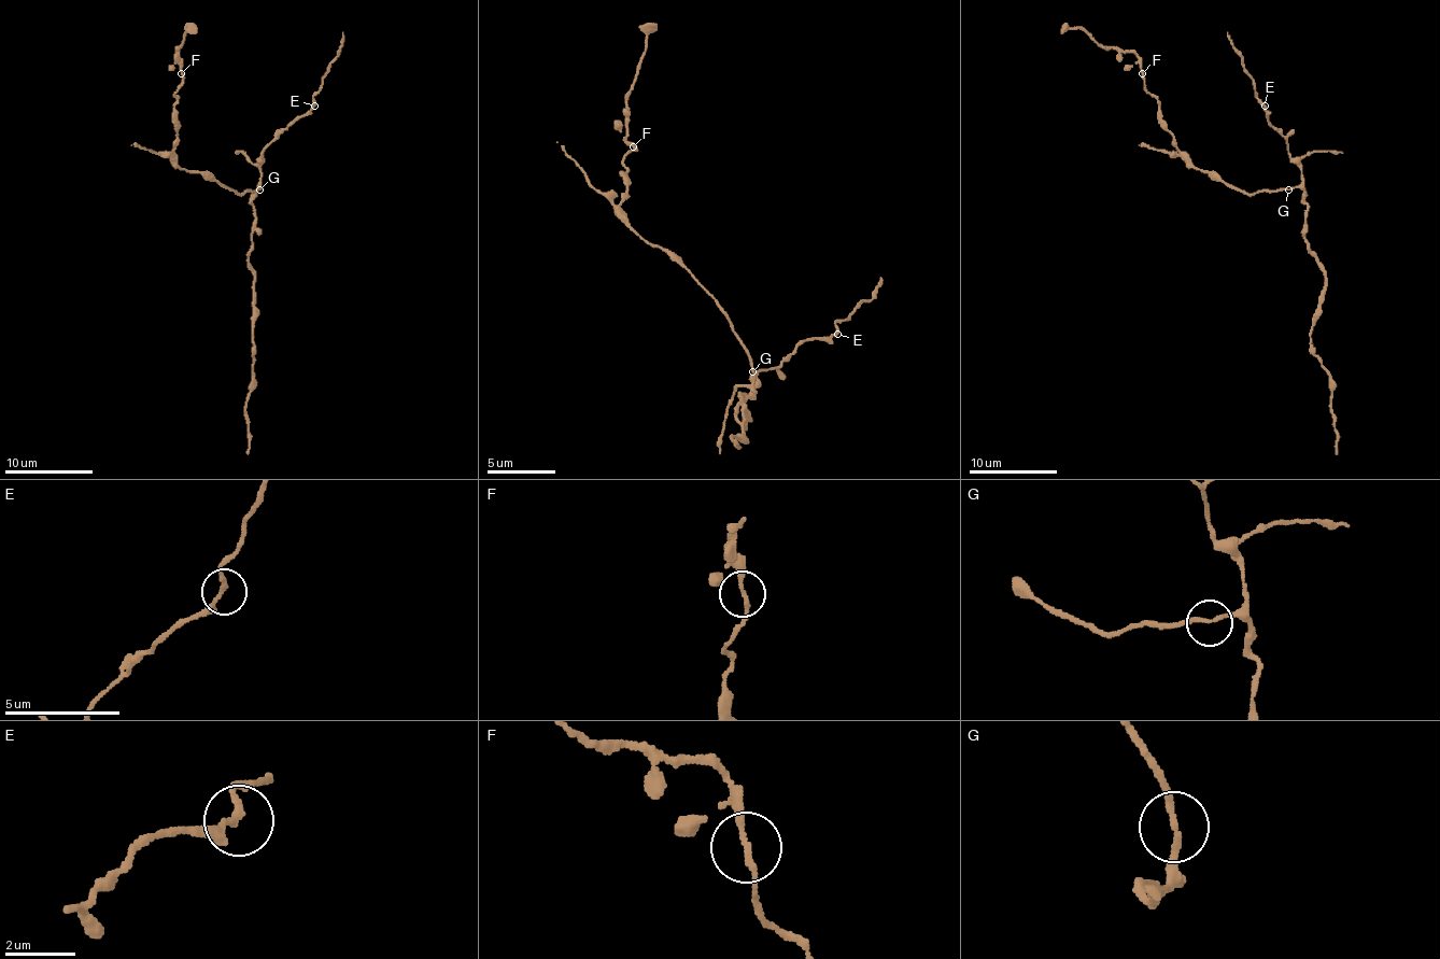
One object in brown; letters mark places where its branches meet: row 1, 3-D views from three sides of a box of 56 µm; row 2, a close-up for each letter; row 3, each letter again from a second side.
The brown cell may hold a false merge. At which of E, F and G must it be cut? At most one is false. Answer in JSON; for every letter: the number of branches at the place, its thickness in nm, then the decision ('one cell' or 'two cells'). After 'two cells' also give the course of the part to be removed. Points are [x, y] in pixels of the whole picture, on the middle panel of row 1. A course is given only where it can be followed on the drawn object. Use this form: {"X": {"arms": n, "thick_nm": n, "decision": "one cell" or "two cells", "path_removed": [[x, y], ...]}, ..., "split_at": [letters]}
{"E": {"arms": 2, "thick_nm": 180, "decision": "one cell"}, "F": {"arms": 2, "thick_nm": 180, "decision": "one cell"}, "G": {"arms": 2, "thick_nm": 180, "decision": "one cell"}, "split_at": []}

